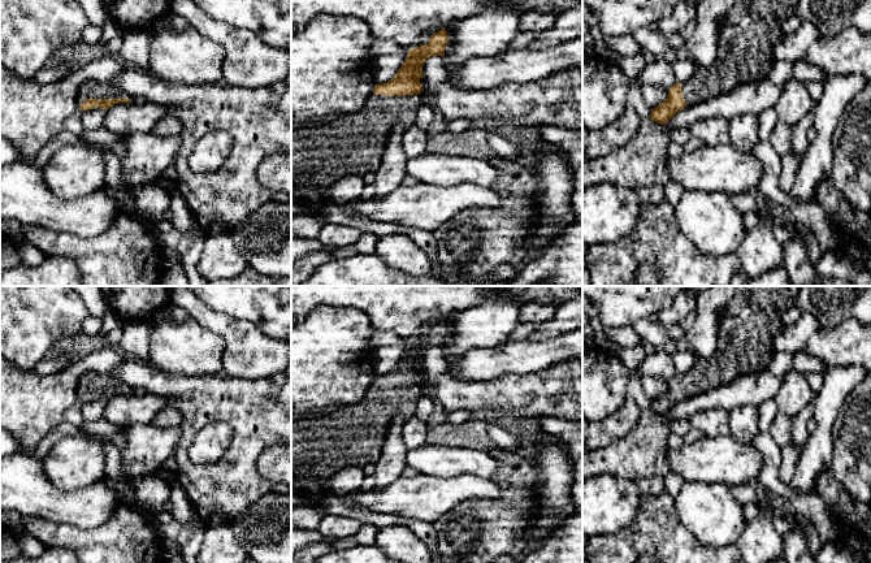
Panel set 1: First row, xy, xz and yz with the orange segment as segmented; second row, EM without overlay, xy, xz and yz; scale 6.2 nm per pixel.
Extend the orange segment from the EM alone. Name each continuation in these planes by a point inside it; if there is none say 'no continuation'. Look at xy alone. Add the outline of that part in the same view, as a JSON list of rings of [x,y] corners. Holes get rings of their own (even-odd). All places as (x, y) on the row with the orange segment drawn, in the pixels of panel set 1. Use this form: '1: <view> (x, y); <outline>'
1: xy (90, 90); [[[88,81],[79,88],[79,104],[86,99],[126,99],[130,98],[109,82]]]

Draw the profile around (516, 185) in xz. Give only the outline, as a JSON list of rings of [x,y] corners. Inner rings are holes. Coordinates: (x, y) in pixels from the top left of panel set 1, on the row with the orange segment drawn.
[[[480,129],[437,134],[428,139],[425,152],[469,156],[498,170],[490,189],[500,199],[499,208],[462,211],[433,231],[445,270],[478,286],[503,264],[520,269],[538,250],[541,239],[541,233],[533,233],[540,198],[534,169],[498,156]]]

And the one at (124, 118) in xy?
[[[118,103],[107,111],[104,126],[122,139],[135,133],[151,133],[170,111],[152,103]]]

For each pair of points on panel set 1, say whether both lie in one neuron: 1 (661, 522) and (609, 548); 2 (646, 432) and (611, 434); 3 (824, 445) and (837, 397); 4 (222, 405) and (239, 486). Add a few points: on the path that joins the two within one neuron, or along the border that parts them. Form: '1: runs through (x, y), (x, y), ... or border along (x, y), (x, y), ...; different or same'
1: runs through (648, 535), (622, 548); same
2: border along (641, 410), (637, 424), (625, 436), (601, 447); different
3: runs through (824, 433), (826, 408); same
4: runs through (239, 425), (239, 466); same

